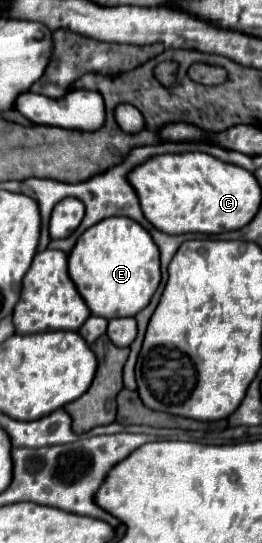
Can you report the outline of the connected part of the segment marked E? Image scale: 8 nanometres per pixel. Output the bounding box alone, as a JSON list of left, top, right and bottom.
[68,217,162,319]

